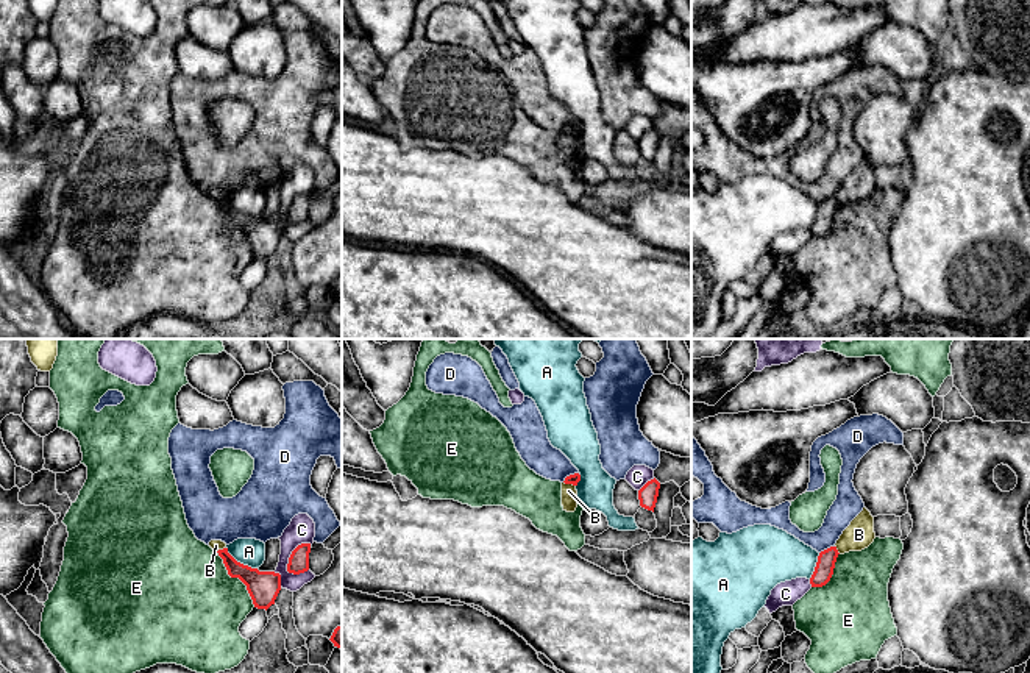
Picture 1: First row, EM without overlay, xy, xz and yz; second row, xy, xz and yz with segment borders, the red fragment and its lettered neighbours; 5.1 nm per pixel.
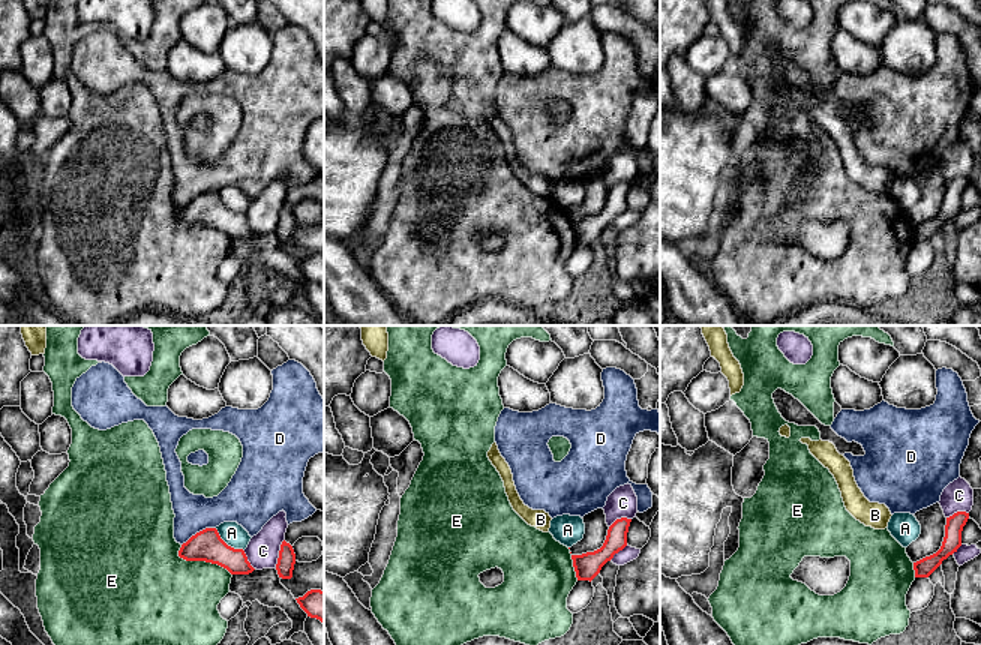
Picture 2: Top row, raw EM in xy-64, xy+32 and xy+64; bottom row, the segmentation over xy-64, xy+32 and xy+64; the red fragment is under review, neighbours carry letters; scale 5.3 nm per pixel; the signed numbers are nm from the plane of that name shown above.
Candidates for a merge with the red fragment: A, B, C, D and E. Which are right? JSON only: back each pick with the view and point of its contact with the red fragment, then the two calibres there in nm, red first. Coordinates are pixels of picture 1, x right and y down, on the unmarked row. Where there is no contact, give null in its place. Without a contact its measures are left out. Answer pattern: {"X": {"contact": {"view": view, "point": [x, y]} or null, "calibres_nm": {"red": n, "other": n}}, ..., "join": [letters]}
{"join": []}

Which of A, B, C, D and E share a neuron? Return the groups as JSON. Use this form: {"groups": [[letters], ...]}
{"groups": [["A"], ["B"], ["C"], ["D"], ["E"]]}

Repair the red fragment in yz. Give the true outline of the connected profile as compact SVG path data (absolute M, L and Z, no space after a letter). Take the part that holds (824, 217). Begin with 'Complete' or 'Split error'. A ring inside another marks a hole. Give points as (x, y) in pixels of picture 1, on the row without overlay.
Complete. M830 197L819 203L815 222L810 228L812 237L822 237L830 231L838 205L836 197Z

